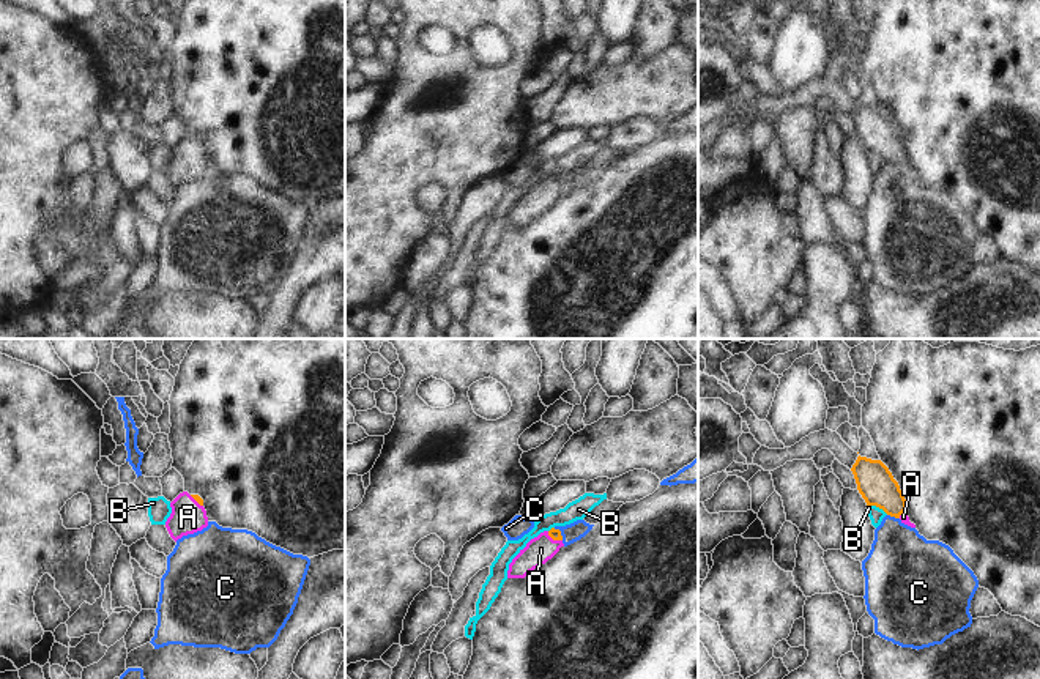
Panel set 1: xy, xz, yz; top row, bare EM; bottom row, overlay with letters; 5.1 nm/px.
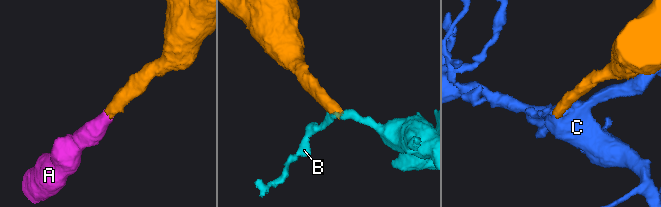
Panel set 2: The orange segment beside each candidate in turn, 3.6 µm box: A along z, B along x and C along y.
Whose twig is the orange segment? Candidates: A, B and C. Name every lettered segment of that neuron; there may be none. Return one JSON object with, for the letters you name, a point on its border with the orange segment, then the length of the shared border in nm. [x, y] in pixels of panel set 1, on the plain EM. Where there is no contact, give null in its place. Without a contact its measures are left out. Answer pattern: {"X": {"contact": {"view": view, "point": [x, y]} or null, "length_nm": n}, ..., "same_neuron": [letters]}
{"A": {"contact": {"view": "xz", "point": [553, 186]}, "length_nm": 90}, "same_neuron": ["A"]}

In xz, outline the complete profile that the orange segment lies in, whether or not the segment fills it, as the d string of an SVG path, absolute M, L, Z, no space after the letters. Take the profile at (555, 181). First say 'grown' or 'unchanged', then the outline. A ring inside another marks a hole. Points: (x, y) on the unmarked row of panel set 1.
grown; M559 176L540 180L531 186L523 197L512 206L507 225L525 225L529 219L552 206L564 194Z

